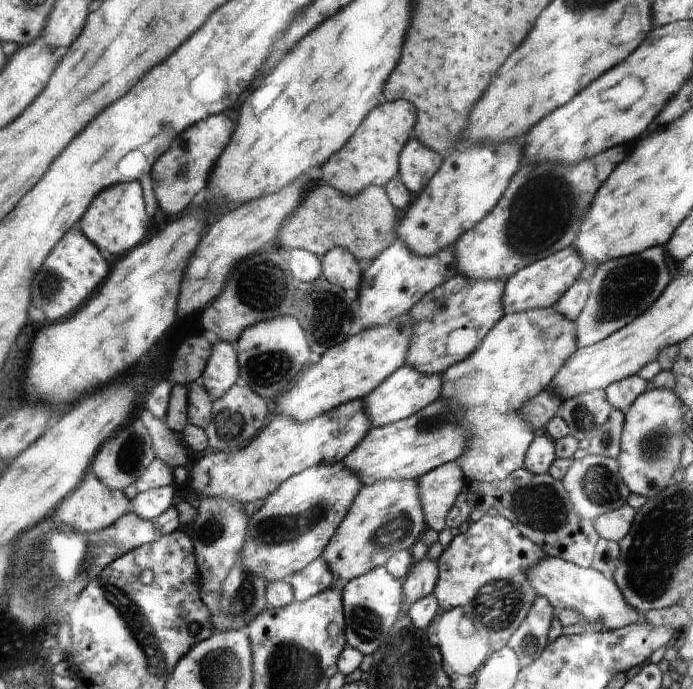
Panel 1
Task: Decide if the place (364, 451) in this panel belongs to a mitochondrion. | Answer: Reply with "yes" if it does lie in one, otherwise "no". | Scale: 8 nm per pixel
no

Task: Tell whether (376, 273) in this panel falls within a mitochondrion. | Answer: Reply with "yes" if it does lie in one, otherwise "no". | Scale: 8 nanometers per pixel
no

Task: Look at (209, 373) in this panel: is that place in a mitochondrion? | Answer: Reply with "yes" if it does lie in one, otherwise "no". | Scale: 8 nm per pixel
no

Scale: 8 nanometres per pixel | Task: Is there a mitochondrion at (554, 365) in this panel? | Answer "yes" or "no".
no

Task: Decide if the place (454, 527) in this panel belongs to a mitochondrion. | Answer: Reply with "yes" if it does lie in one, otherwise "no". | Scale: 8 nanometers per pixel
no

